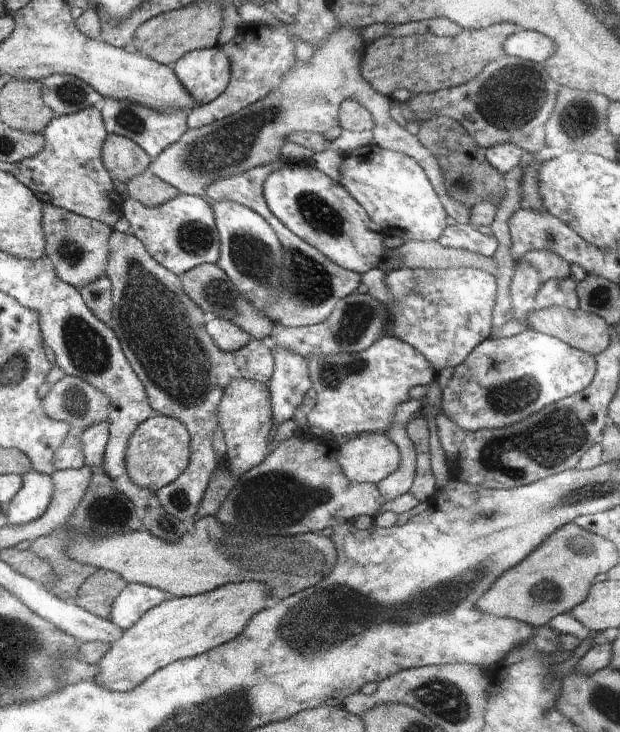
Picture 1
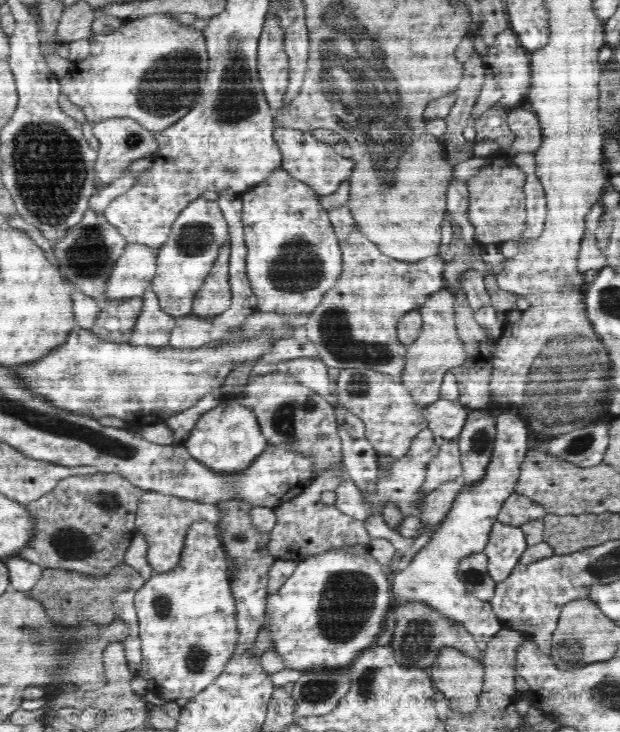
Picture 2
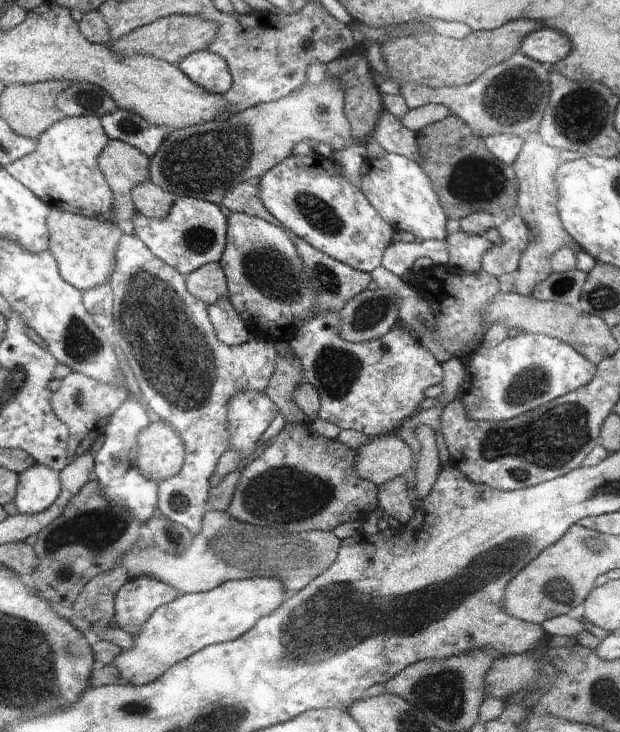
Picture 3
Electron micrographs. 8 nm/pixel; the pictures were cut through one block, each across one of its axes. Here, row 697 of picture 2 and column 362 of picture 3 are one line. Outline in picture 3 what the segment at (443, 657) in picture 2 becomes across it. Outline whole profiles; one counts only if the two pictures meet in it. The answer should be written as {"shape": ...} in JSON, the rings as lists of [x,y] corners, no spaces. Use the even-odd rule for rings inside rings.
{"shape":[[[395,433],[373,437],[356,451],[355,470],[377,487],[394,478],[413,474],[416,452]]]}

